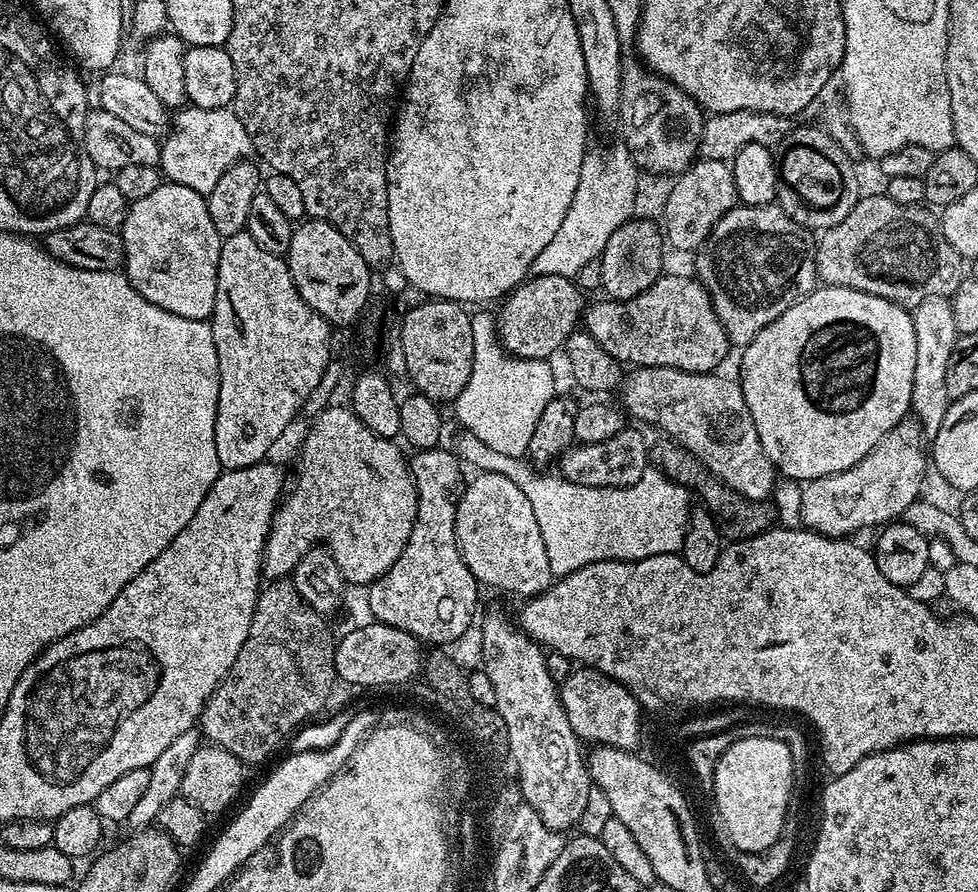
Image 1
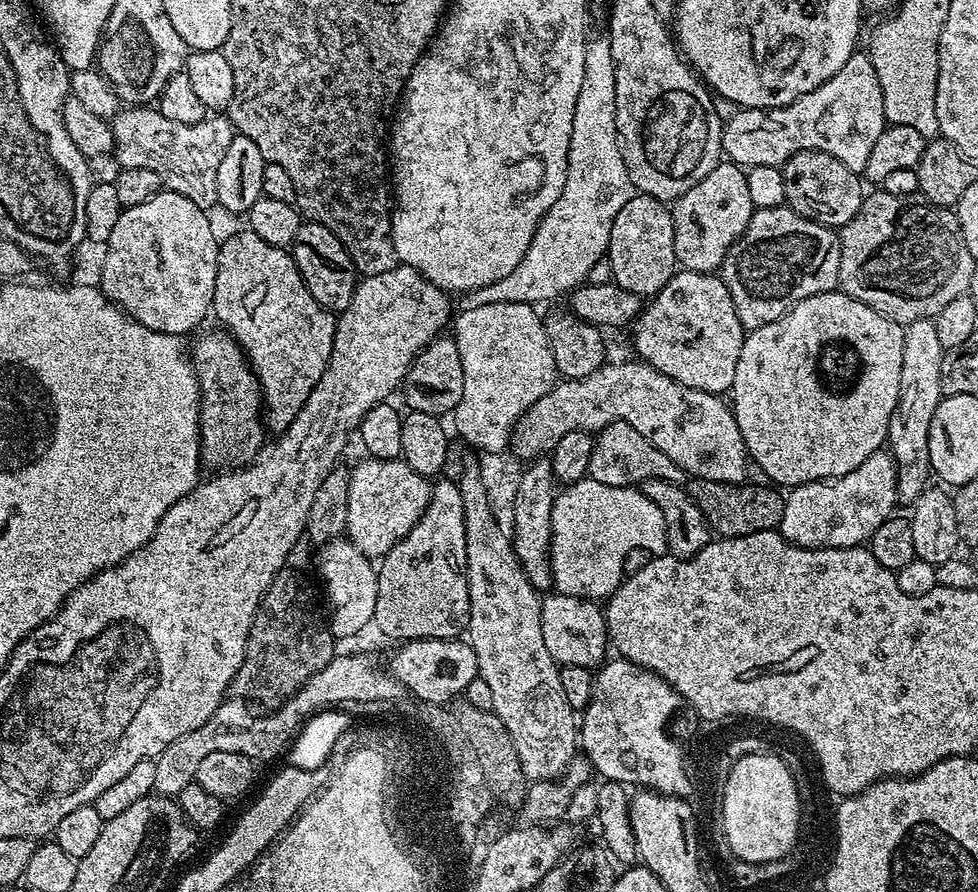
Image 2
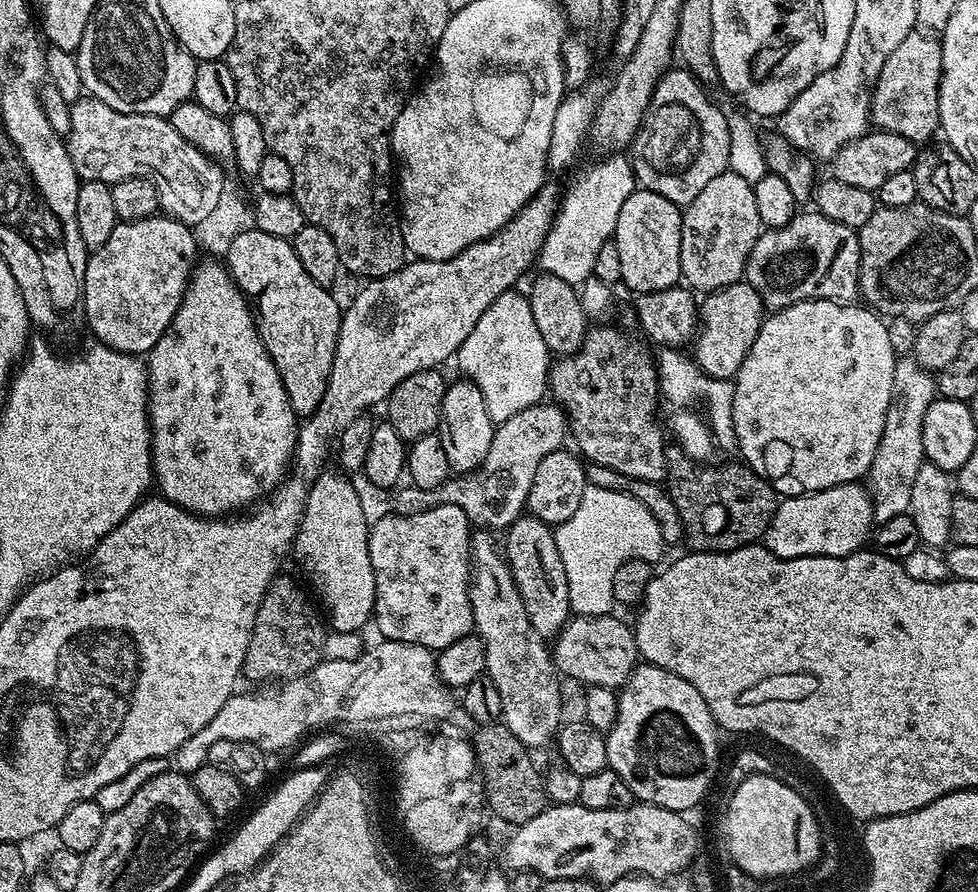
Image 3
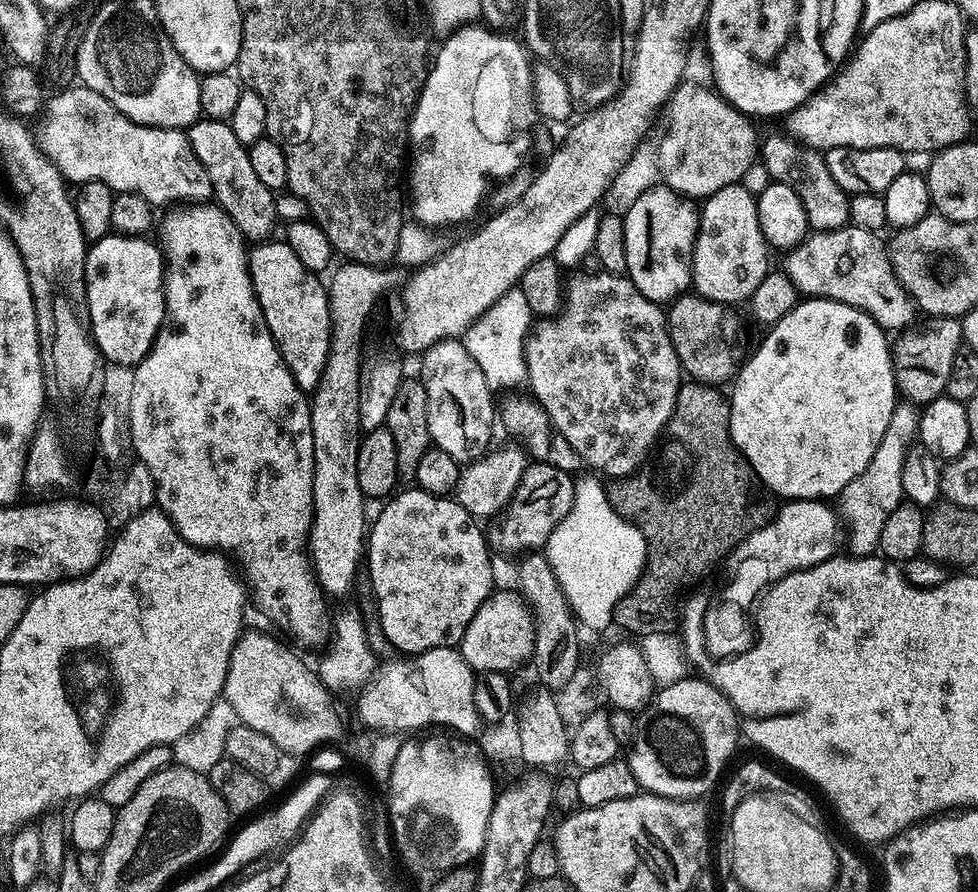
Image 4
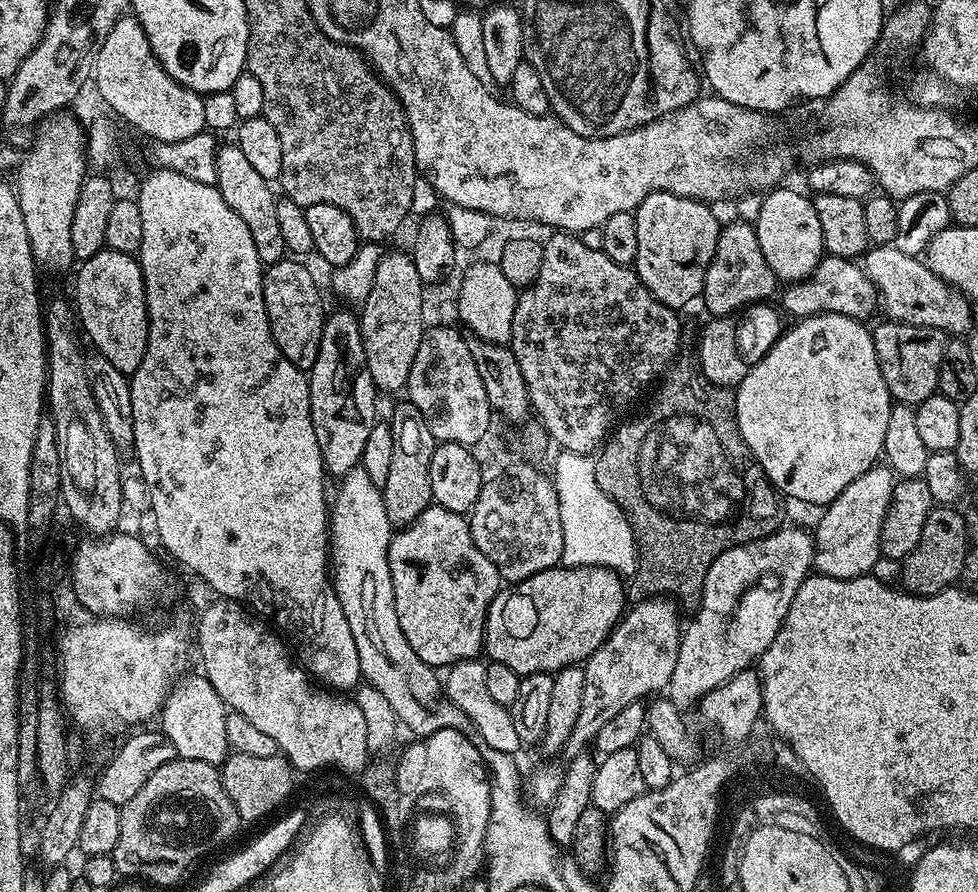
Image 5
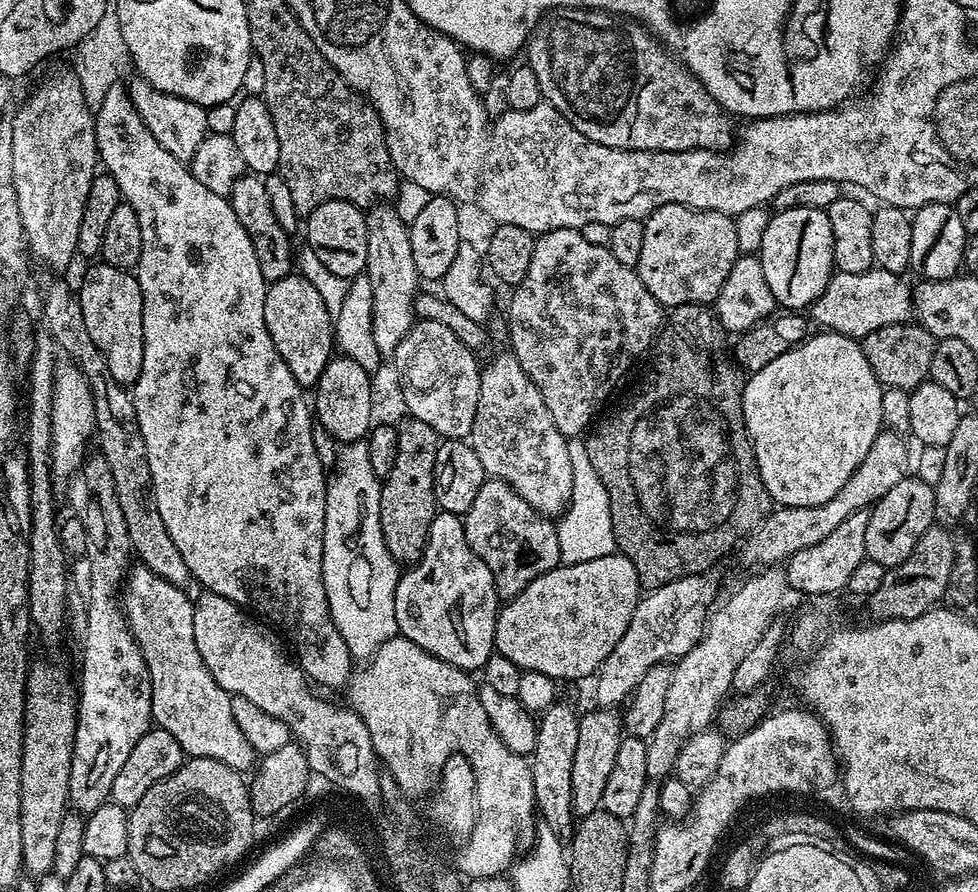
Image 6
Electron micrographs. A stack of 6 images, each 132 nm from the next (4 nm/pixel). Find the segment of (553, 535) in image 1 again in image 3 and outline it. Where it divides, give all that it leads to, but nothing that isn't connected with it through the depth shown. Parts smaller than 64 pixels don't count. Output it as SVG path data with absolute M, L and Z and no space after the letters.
M585 487L582 502L574 510L574 518L562 522L555 529L558 554L562 554L562 566L566 566L566 586L570 586L570 606L577 616L607 616L613 611L614 582L621 575L627 560L645 560L652 564L666 551L660 524L645 504L638 502L626 493L615 493L606 490Z

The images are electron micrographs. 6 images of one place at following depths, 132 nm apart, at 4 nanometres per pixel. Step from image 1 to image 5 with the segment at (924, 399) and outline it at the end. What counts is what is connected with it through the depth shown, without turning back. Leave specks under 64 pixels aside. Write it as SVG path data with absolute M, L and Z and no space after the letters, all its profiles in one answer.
M877 466L866 470L838 498L823 509L824 517L820 525L814 528L814 543L816 546L816 559L814 568L821 576L830 578L858 578L869 575L881 558L880 535L882 522L886 518L886 510L890 506L890 498L894 494L897 477L891 468Z

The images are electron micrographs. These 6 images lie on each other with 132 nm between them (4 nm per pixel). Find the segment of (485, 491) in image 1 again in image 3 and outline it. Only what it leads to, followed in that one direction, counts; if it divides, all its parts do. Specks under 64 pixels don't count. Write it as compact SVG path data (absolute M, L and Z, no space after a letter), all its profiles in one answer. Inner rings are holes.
M573 615L564 629L554 637L550 648L553 661L567 678L576 679L584 686L619 689L636 669L638 653L636 634L616 617ZM556 644L556 645L555 645Z

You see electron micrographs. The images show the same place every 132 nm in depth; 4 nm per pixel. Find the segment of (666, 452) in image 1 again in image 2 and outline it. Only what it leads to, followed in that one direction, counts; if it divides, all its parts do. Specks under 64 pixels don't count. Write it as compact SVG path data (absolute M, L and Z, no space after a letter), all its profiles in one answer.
M693 479L691 483L691 497L704 512L711 531L717 537L745 536L758 534L762 530L779 529L784 509L784 496L776 493L779 491L775 487L759 488L747 483L723 484L713 480L697 479Z

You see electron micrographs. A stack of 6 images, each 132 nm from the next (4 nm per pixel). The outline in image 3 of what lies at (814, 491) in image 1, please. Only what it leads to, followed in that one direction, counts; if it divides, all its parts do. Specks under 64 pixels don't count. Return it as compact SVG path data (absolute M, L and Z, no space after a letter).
M863 483L839 484L830 486L821 492L810 492L806 496L789 496L781 499L776 505L776 513L772 525L764 531L762 543L775 554L786 558L802 558L803 556L849 556L851 552L859 552L865 547L864 539L874 532L872 515L872 498Z

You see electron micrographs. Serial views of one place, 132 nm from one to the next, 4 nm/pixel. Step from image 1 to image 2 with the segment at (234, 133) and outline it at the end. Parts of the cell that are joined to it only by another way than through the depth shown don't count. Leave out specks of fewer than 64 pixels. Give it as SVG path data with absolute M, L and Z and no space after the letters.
M128 106L111 117L110 123L112 137L116 139L114 160L120 168L142 166L154 170L167 191L182 194L205 210L216 204L218 166L234 135L232 121L227 115L208 114L202 122L183 124L162 118L152 106Z

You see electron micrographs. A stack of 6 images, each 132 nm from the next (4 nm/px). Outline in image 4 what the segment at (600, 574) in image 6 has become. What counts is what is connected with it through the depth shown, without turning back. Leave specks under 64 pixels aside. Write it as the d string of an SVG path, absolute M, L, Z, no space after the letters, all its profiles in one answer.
M512 590L493 591L466 628L459 642L460 653L474 672L503 672L505 674L520 667L535 655L536 630L531 608L523 595Z

